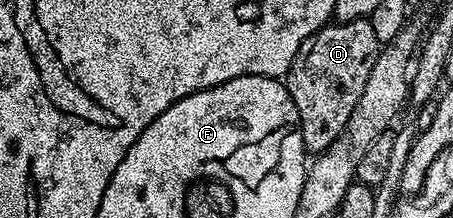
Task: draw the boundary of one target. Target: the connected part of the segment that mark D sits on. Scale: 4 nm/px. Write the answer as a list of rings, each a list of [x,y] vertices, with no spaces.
[[[370,18],[354,19],[348,23],[332,21],[307,38],[306,46],[287,71],[285,82],[288,93],[293,97],[293,105],[297,105],[299,132],[308,152],[329,149],[329,145],[333,145],[333,141],[337,141],[339,134],[347,128],[353,109],[357,109],[357,101],[361,101],[365,93],[365,81],[369,81],[369,72],[373,70],[380,50],[381,45],[377,41],[377,33],[373,33]]]

